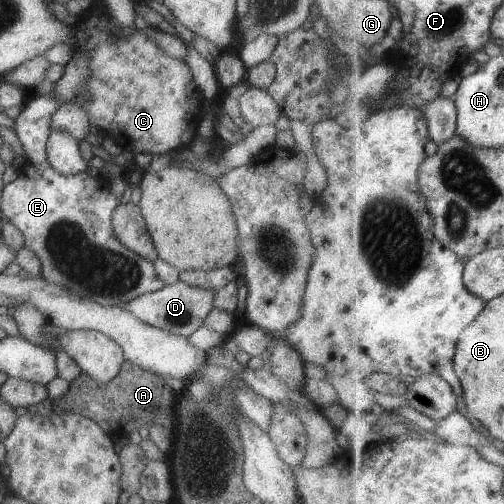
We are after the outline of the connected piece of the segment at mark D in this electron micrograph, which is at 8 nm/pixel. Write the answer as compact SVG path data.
M178 280L160 290L144 293L121 308L145 325L163 330L172 336L187 338L202 326L203 318L212 310L213 296L214 292L211 290L188 286Z

